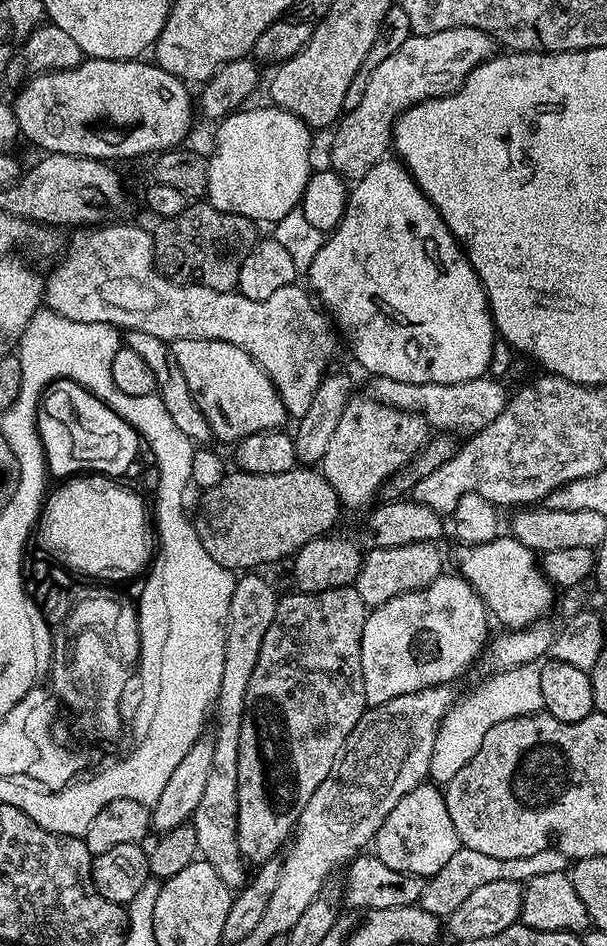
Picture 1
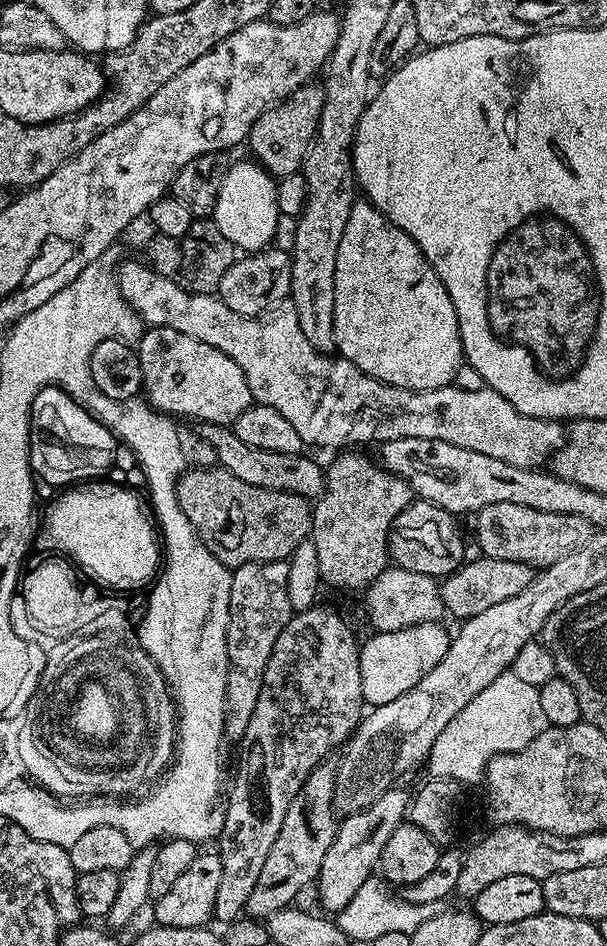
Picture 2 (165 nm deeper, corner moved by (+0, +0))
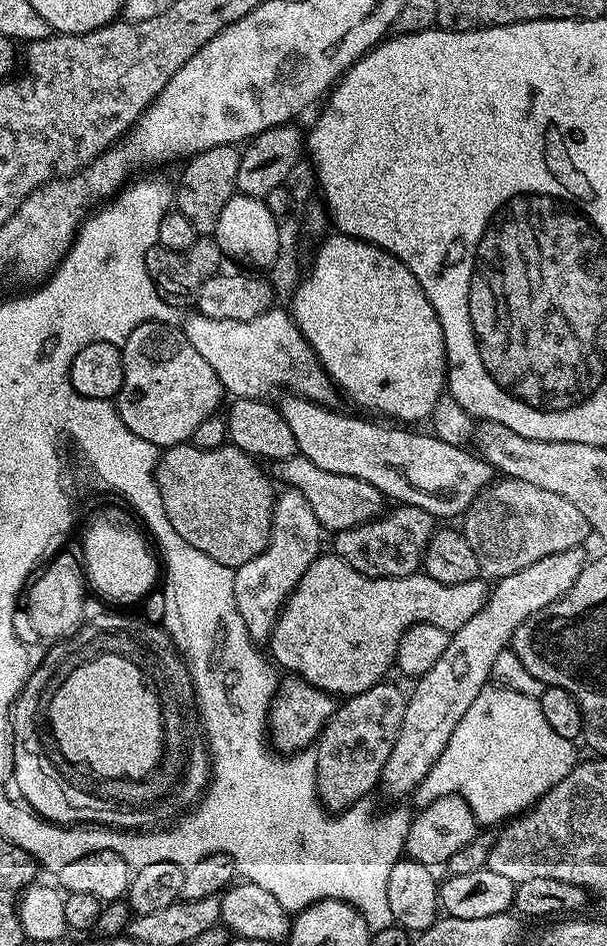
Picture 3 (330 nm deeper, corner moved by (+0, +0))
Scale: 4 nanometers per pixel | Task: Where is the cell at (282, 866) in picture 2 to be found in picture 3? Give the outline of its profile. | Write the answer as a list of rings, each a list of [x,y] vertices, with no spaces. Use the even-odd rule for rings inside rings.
[[[381,682],[370,686],[357,696],[349,696],[337,707],[336,713],[329,718],[326,726],[314,745],[316,754],[316,794],[321,804],[329,813],[339,814],[344,812],[351,804],[365,799],[372,787],[380,784],[380,775],[386,766],[386,758],[390,758],[390,750],[394,750],[394,742],[398,738],[398,730],[402,726],[404,713],[405,693],[400,693],[396,684]]]

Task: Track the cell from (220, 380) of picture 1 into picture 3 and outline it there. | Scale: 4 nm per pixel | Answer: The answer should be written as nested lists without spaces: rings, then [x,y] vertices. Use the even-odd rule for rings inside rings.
[[[146,320],[132,330],[130,338],[122,345],[122,386],[114,398],[116,413],[122,418],[126,430],[134,430],[138,438],[146,438],[157,450],[173,448],[175,444],[191,441],[194,430],[206,422],[206,418],[221,411],[220,399],[226,393],[214,374],[214,366],[206,363],[206,358],[190,346],[179,327],[171,328],[168,322]]]

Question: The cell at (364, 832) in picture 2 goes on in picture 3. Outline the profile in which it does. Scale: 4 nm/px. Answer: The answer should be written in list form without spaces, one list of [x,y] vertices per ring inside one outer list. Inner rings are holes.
[[[583,547],[562,550],[562,554],[550,554],[550,558],[542,558],[534,562],[534,566],[526,566],[509,576],[501,576],[491,585],[488,601],[462,626],[458,631],[451,633],[448,638],[446,650],[442,658],[426,670],[413,684],[412,693],[407,693],[404,701],[404,713],[402,714],[402,726],[398,730],[398,738],[394,742],[394,750],[390,750],[390,758],[386,758],[386,766],[380,775],[380,784],[388,796],[411,797],[416,791],[416,786],[426,778],[430,772],[430,766],[438,762],[438,754],[446,750],[446,742],[450,742],[450,734],[454,734],[454,726],[462,722],[466,710],[474,703],[474,698],[483,688],[489,687],[494,658],[502,654],[511,645],[512,636],[526,618],[530,618],[538,610],[550,606],[558,597],[566,595],[574,586],[578,574],[582,574],[586,563],[585,549]]]

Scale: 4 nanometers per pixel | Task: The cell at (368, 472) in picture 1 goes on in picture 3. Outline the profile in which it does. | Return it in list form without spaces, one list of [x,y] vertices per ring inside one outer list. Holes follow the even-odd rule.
[[[396,504],[375,520],[335,533],[331,551],[364,576],[410,576],[421,571],[424,551],[438,527],[437,517],[409,504]]]

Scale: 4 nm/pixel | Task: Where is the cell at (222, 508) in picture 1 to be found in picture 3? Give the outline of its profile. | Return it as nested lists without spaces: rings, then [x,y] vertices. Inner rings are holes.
[[[191,442],[163,449],[156,461],[156,485],[170,526],[174,526],[194,550],[202,550],[202,554],[227,568],[235,570],[250,562],[250,558],[258,558],[270,542],[272,511],[278,495],[277,489],[272,489],[273,477],[269,473],[268,477],[259,467],[263,468],[256,457],[247,456],[230,442],[214,450],[195,448]]]

